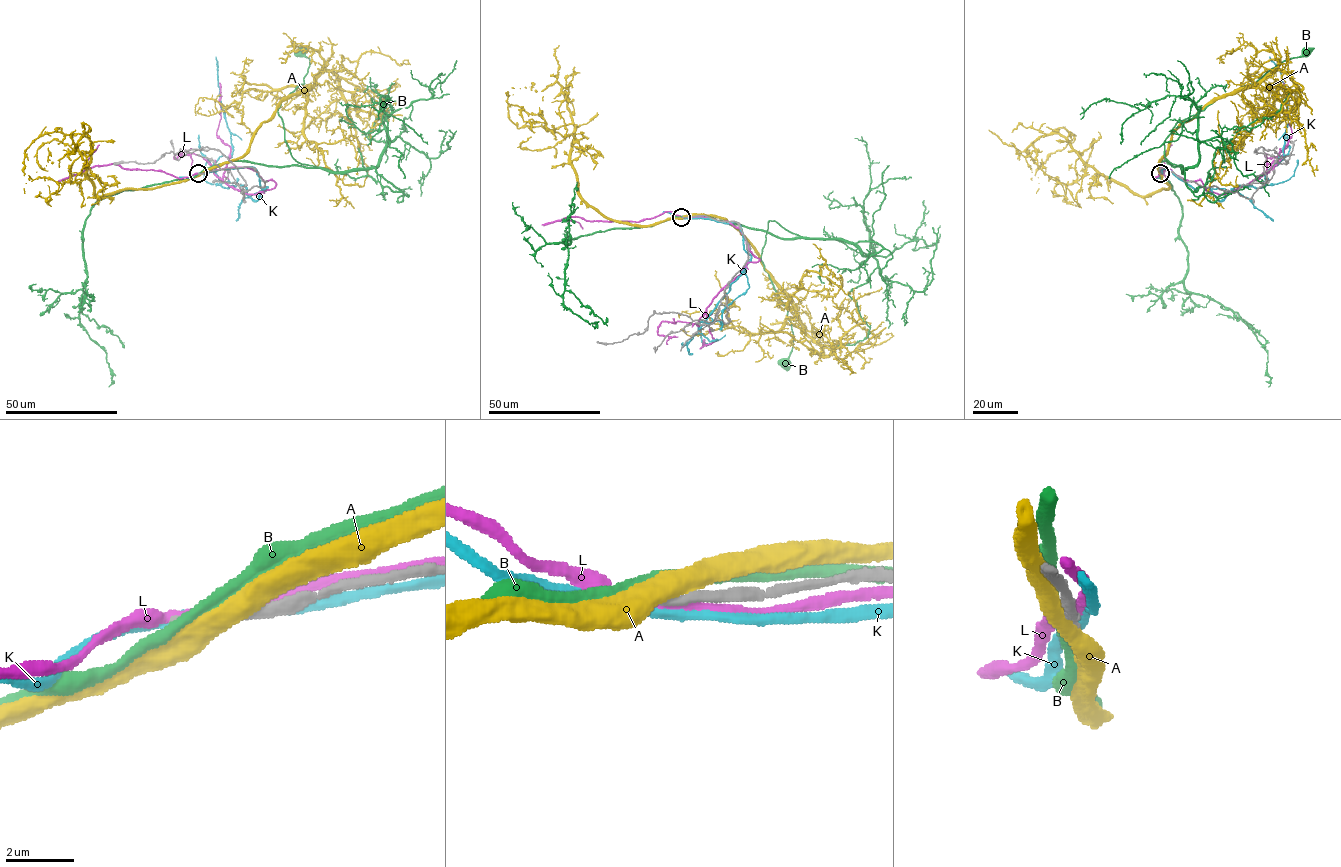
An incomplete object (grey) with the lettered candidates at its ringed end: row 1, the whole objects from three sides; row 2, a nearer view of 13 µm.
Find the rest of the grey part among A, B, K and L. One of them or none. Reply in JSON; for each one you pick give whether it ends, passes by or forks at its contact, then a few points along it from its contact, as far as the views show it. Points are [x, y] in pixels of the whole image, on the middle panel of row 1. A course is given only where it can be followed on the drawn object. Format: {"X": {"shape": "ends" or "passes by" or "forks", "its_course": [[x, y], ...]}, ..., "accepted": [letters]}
{"accepted": []}

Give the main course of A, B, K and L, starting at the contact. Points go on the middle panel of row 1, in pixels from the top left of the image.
A: (684, 217), (724, 217), (736, 228), (790, 300), (804, 331), (826, 356), (862, 322), (855, 301), (881, 287)
B: (682, 217), (799, 236), (770, 220), (762, 249), (764, 270), (791, 323), (785, 363)
K: (681, 217), (737, 222), (751, 256), (729, 291), (698, 325), (698, 332), (715, 341), (703, 345), (699, 326)
L: (684, 217), (729, 221), (759, 259), (748, 262), (706, 308), (714, 340), (700, 348), (702, 340)

